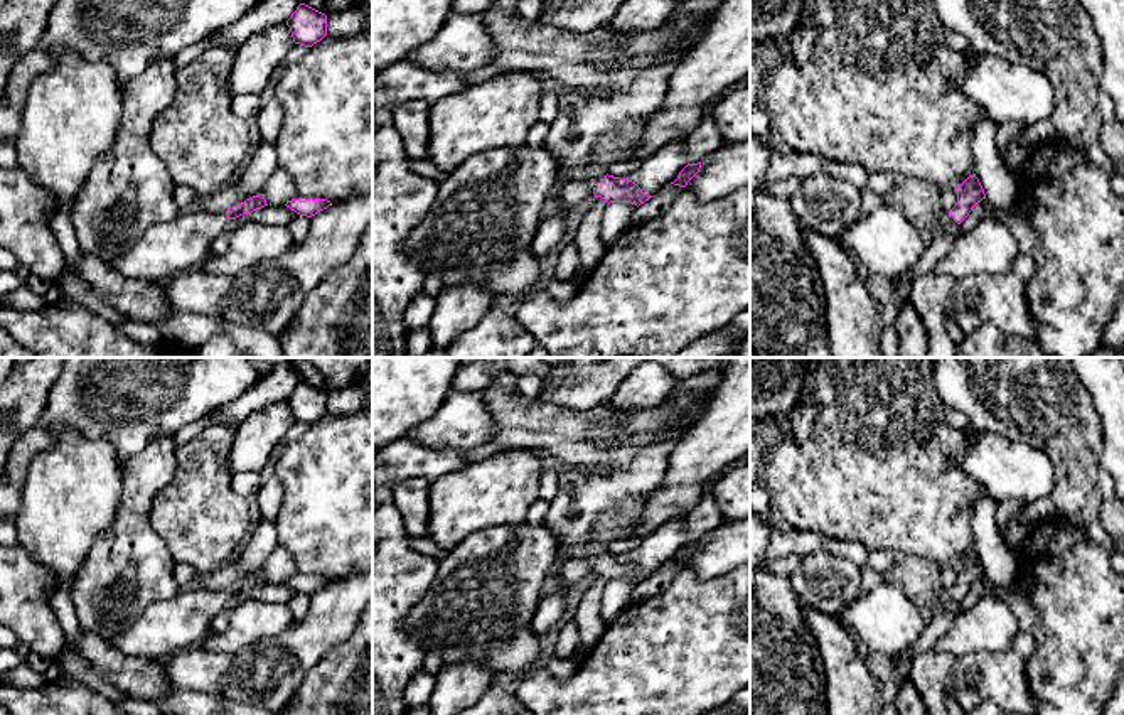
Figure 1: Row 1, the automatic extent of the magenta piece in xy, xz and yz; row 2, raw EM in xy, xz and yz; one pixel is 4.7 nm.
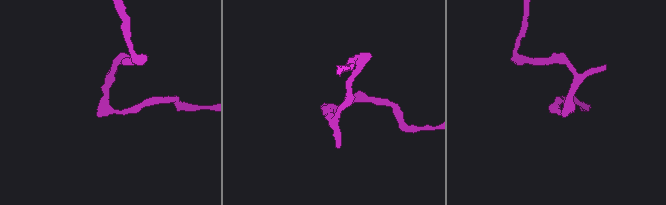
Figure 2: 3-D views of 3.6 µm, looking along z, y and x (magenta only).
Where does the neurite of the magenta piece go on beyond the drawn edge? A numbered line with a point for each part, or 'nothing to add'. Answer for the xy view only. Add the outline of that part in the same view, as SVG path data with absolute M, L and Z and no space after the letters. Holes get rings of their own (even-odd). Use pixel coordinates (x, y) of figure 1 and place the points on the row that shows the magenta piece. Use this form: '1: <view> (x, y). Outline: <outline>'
1: xy (182, 243). Outline: M192 212L150 226L118 260L108 261L123 277L167 282L180 273L197 270L211 255L212 241L231 223L226 212Z

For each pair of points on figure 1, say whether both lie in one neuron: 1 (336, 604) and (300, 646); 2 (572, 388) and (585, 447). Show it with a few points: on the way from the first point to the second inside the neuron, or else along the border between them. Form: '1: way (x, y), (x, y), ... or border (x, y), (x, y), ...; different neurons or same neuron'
1: way (332, 614), (310, 636); same neuron
2: border (540, 398), (570, 408), (592, 408), (609, 402); different neurons

